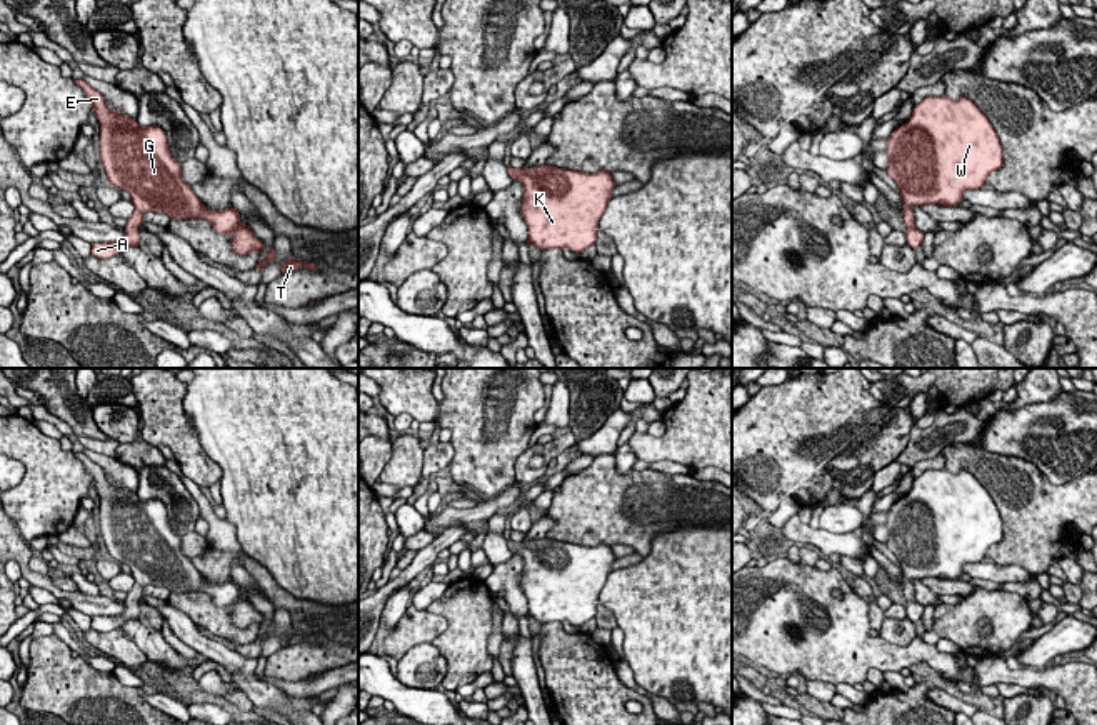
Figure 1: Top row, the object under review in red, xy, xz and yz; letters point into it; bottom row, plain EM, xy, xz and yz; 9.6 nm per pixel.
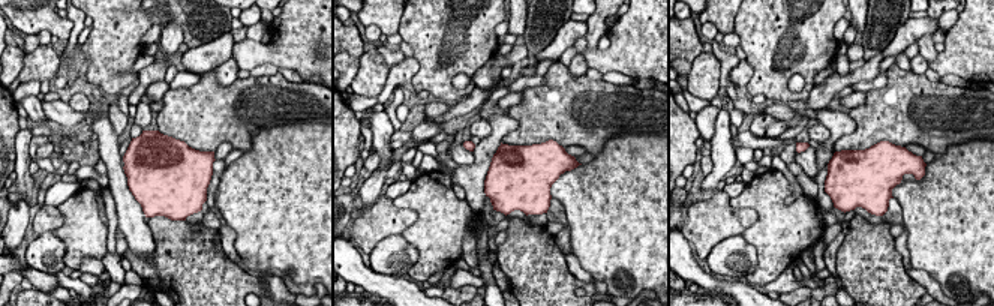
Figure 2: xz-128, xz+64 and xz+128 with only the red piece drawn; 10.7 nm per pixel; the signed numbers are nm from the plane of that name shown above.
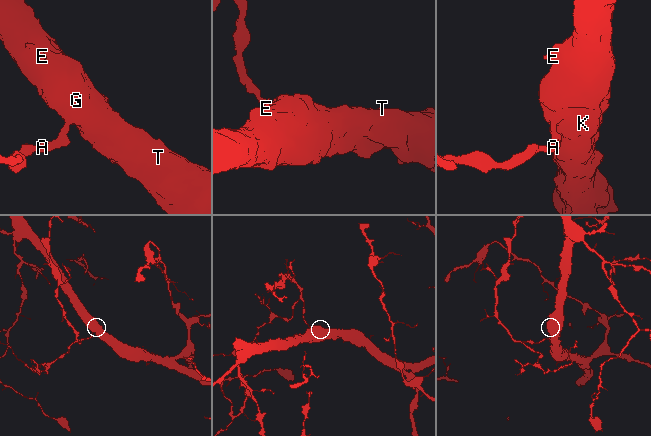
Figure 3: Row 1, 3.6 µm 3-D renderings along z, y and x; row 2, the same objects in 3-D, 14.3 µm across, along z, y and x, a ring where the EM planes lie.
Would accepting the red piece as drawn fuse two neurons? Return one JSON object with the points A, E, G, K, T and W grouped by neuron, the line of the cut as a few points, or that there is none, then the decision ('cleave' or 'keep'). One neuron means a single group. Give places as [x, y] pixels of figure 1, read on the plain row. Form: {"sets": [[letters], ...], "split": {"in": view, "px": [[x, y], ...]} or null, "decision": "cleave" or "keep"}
{"sets": [["A", "E", "G", "K", "T", "W"]], "split": null, "decision": "keep"}

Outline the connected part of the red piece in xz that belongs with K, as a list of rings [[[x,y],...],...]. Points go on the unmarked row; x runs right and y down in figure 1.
[[[552,538],[507,542],[523,558],[520,587],[528,603],[527,617],[575,627],[595,618],[599,593],[617,560],[610,545],[575,545]]]

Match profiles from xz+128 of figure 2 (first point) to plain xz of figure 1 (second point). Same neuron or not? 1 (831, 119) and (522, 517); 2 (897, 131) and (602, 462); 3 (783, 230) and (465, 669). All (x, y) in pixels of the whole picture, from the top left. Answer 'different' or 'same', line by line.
1: different
2: same
3: same

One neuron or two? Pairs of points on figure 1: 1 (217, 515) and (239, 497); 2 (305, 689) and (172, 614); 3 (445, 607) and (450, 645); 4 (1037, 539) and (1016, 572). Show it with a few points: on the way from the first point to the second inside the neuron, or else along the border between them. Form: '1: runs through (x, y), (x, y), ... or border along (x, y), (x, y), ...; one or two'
1: border along (222, 504), (224, 515), (234, 527), (240, 545); two
2: border along (255, 677), (274, 684), (285, 695); two
3: runs through (454, 617), (454, 635); one
4: border along (992, 560), (1017, 564), (1034, 575); two

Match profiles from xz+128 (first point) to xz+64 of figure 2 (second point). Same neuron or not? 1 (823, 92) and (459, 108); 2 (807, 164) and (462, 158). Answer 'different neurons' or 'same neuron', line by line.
1: same neuron
2: same neuron

